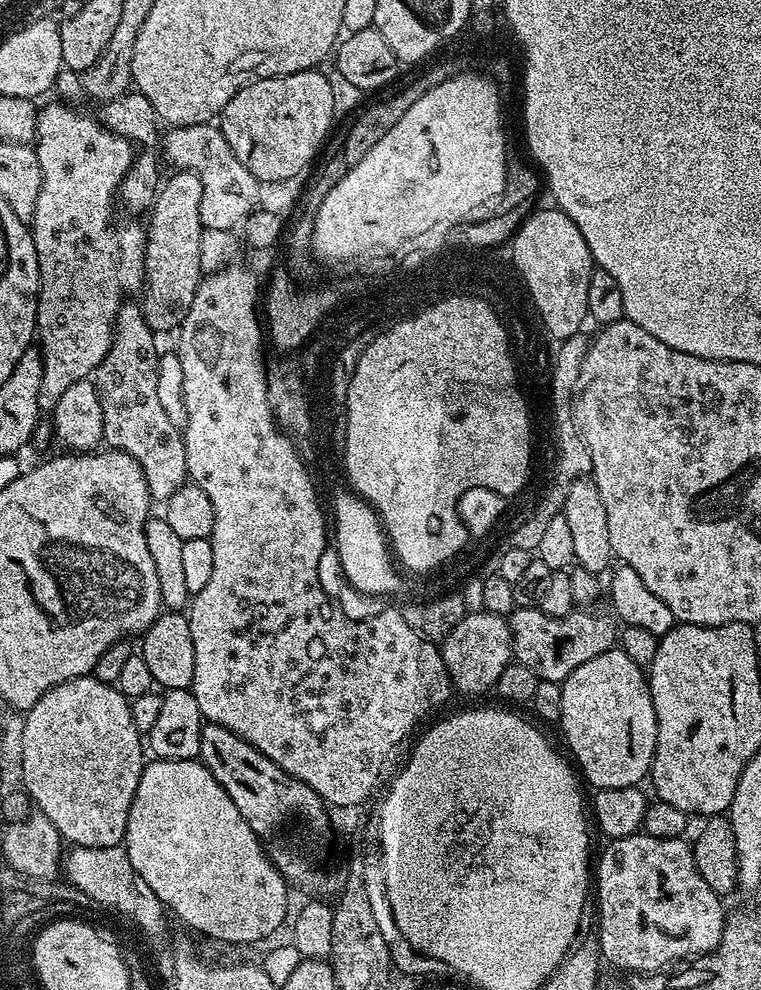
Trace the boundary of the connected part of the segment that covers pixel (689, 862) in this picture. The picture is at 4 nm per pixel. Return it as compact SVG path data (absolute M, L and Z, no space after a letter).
M637 834L626 838L618 838L617 840L608 840L605 845L604 853L600 856L600 865L597 868L595 865L594 868L594 900L600 903L600 928L598 928L600 955L607 963L609 960L614 967L621 968L619 971L624 974L643 974L645 972L659 972L661 968L704 956L715 950L724 933L726 911L724 912L723 906L720 905L723 904L721 896L714 890L710 890L710 886L706 886L702 874L698 874L698 866L694 866L692 845L687 839L675 836Z

